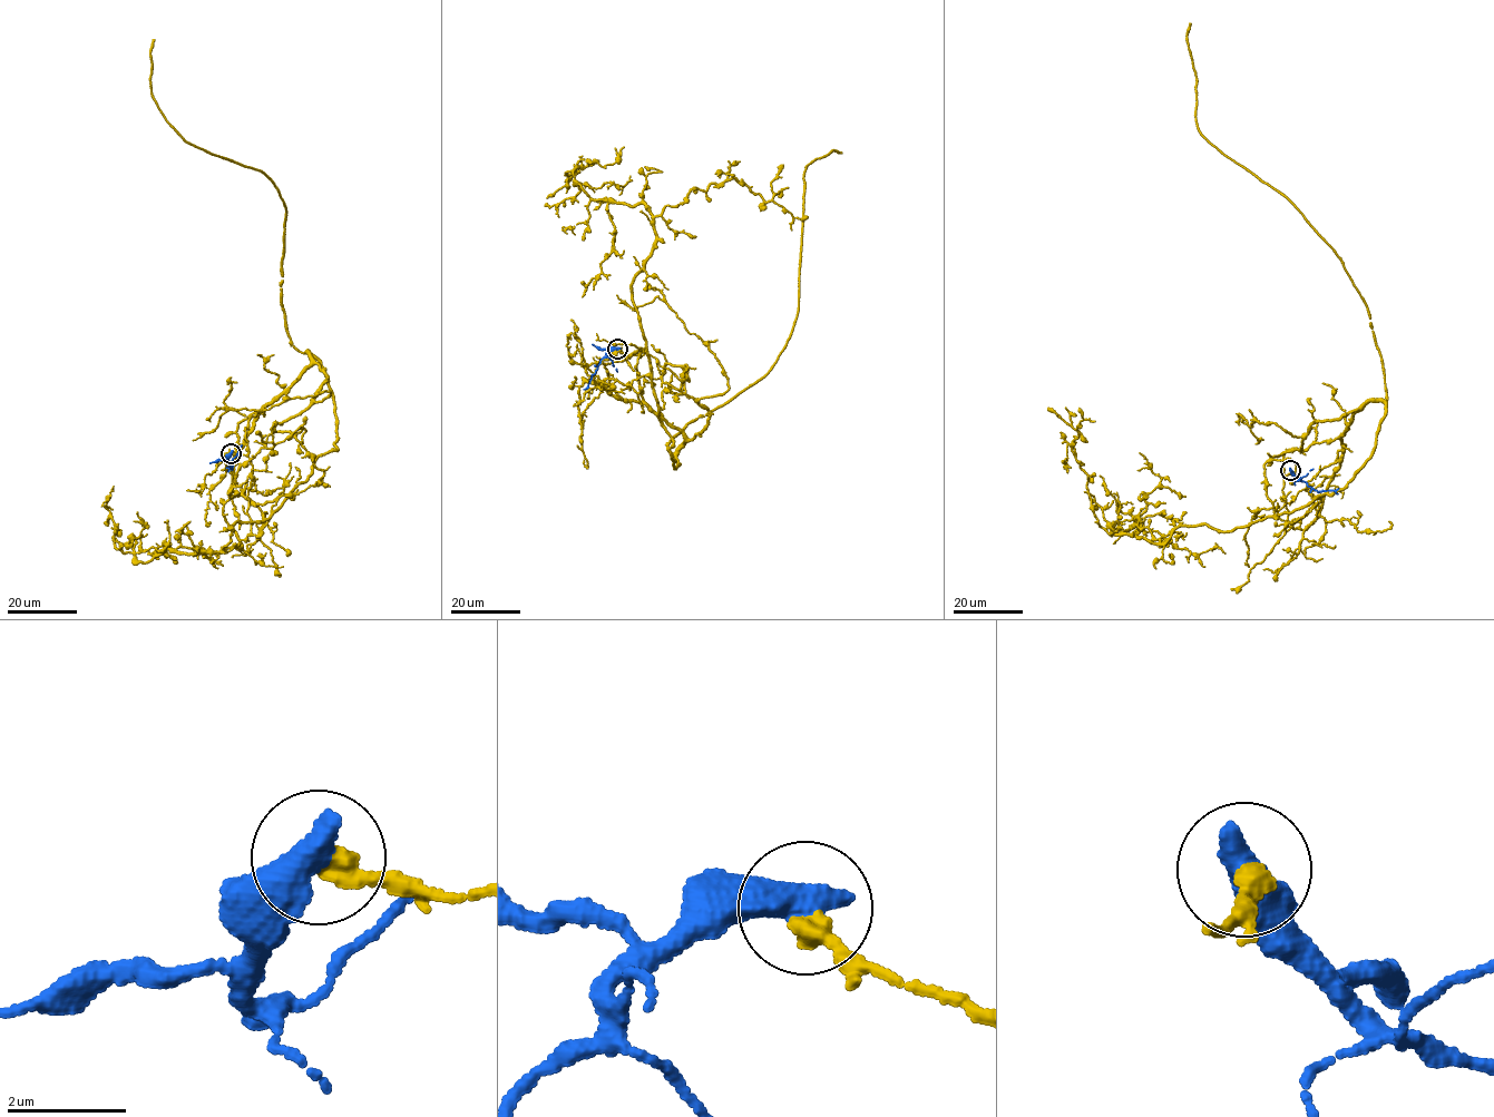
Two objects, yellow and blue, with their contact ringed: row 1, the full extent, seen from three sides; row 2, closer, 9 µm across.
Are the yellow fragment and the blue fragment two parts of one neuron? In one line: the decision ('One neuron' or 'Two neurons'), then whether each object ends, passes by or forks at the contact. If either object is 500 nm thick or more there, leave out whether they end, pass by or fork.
Two neurons

